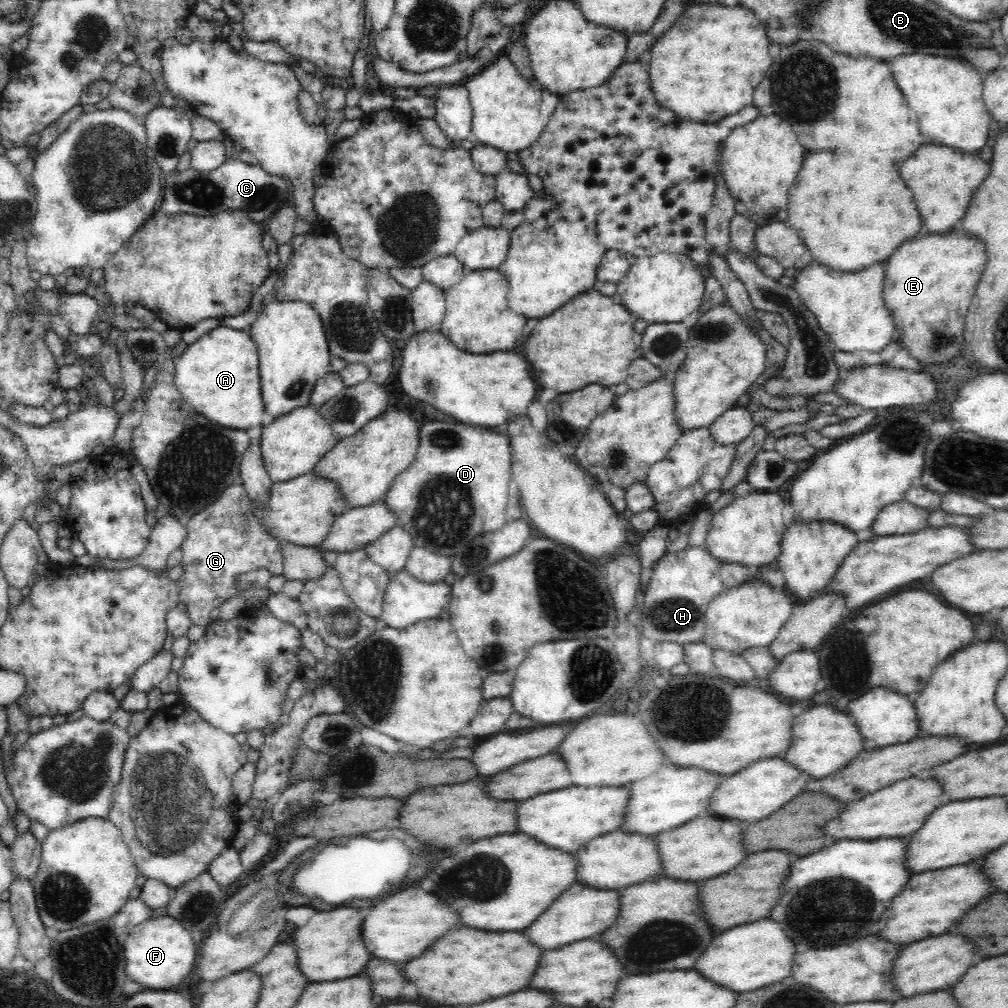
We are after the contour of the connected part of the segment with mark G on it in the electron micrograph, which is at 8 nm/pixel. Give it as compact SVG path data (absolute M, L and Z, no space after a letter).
M244 484L228 486L222 495L200 514L190 518L186 538L181 545L183 573L179 578L179 602L186 604L192 625L210 624L210 611L232 595L234 578L256 569L266 569L272 576L283 574L283 559L278 541L265 530Z

